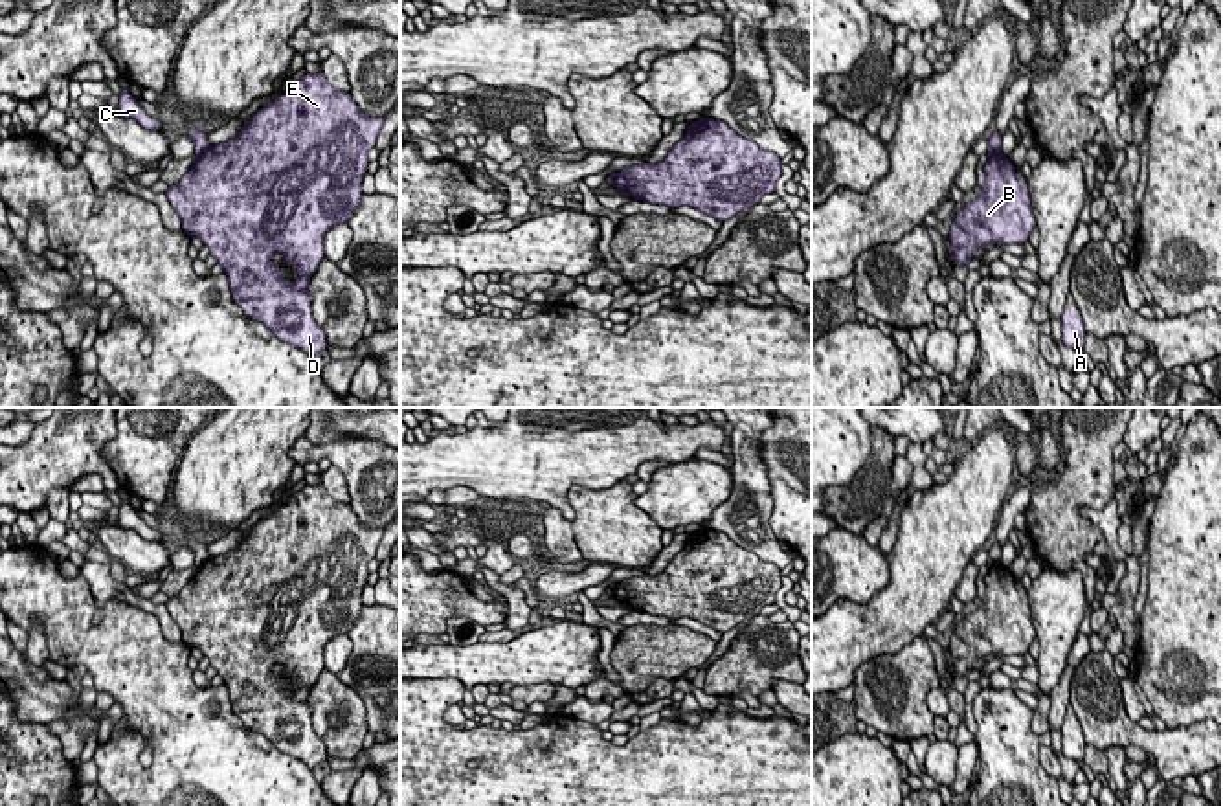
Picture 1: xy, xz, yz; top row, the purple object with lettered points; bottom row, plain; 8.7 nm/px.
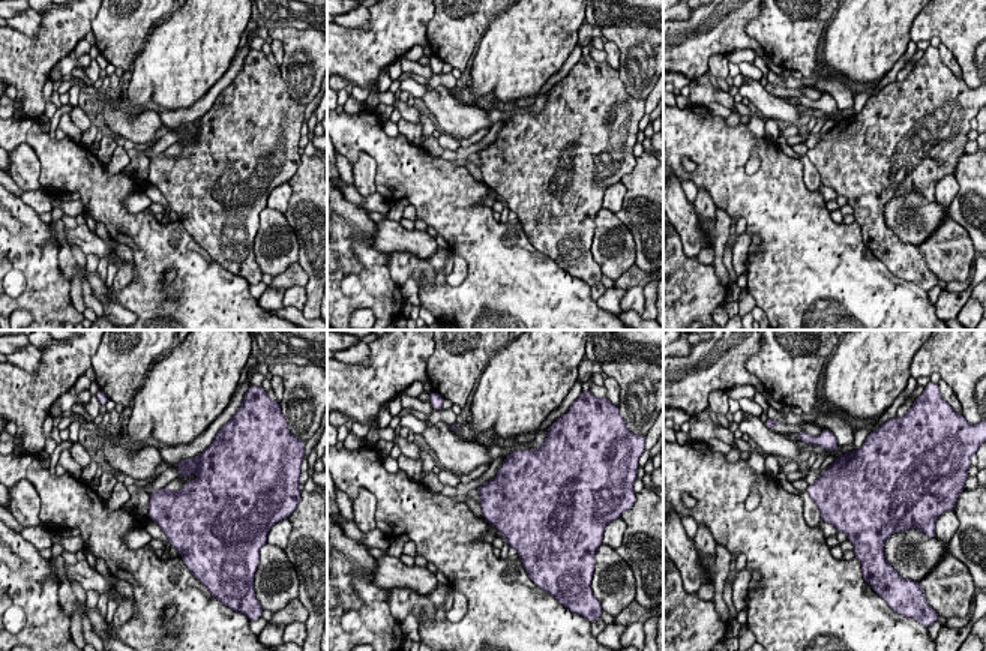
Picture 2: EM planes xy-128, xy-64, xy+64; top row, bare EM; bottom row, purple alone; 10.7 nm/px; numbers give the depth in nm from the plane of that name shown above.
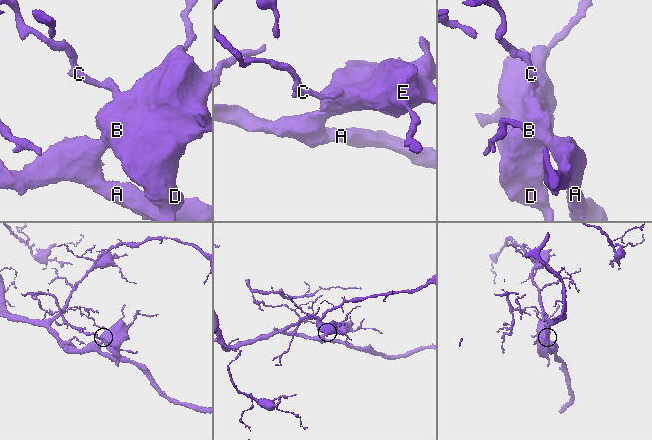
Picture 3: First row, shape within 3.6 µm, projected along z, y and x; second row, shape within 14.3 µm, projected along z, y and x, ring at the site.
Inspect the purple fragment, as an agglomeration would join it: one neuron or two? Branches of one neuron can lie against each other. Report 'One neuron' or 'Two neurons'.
Two neurons

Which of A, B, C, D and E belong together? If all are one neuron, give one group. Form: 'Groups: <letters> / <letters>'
Groups: A B D E / C

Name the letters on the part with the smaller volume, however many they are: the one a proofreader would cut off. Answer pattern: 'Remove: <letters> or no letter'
Remove: C

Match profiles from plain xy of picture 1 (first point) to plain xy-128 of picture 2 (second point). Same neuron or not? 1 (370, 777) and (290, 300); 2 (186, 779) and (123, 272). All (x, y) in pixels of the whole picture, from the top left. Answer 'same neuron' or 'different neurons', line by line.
1: same neuron
2: different neurons

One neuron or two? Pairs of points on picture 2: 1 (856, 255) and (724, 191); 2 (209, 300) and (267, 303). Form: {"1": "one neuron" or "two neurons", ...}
{"1": "one neuron", "2": "two neurons"}

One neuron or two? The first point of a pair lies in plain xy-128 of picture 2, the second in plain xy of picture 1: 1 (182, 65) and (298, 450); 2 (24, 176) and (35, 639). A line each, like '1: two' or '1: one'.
1: two
2: one

